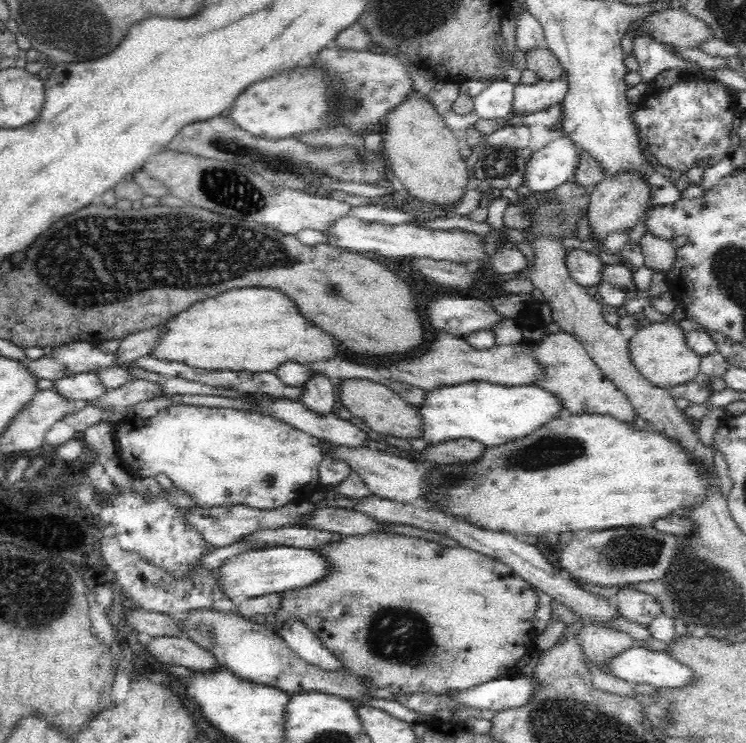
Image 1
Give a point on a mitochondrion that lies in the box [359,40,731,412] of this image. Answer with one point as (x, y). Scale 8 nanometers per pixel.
(499, 164)

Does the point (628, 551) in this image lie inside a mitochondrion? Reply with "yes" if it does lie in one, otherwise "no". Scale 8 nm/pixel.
yes

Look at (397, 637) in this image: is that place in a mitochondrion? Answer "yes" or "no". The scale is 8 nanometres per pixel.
yes

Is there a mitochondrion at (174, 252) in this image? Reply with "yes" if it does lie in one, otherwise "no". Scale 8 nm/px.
yes

